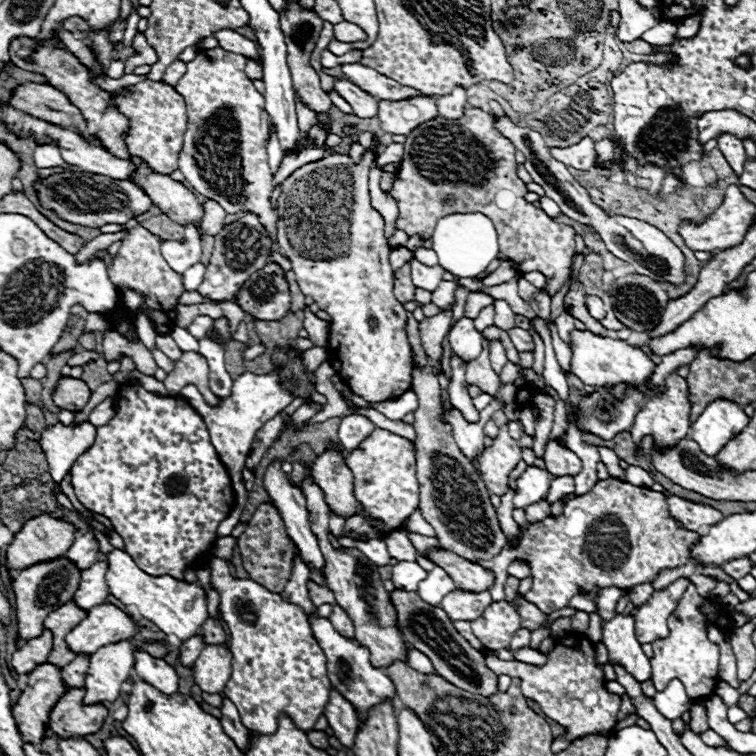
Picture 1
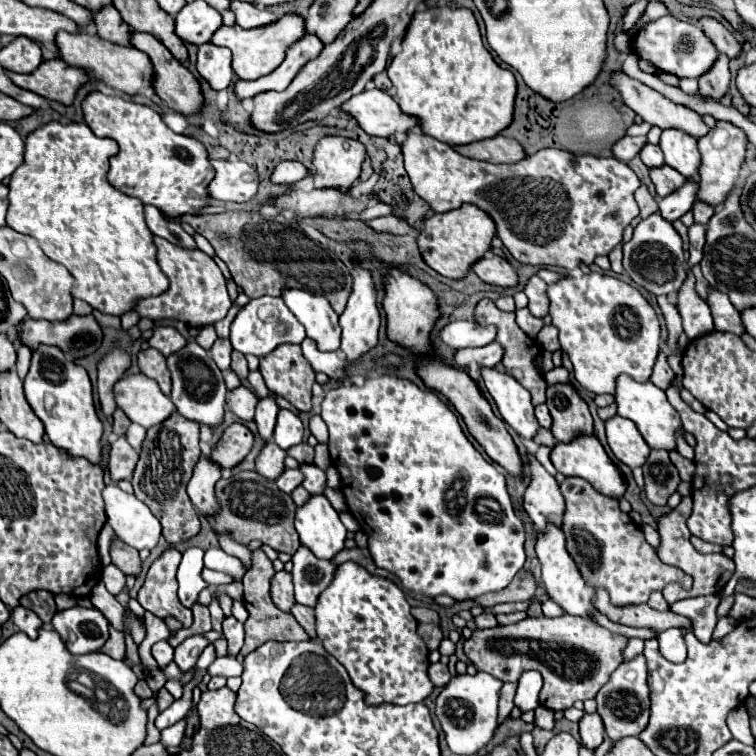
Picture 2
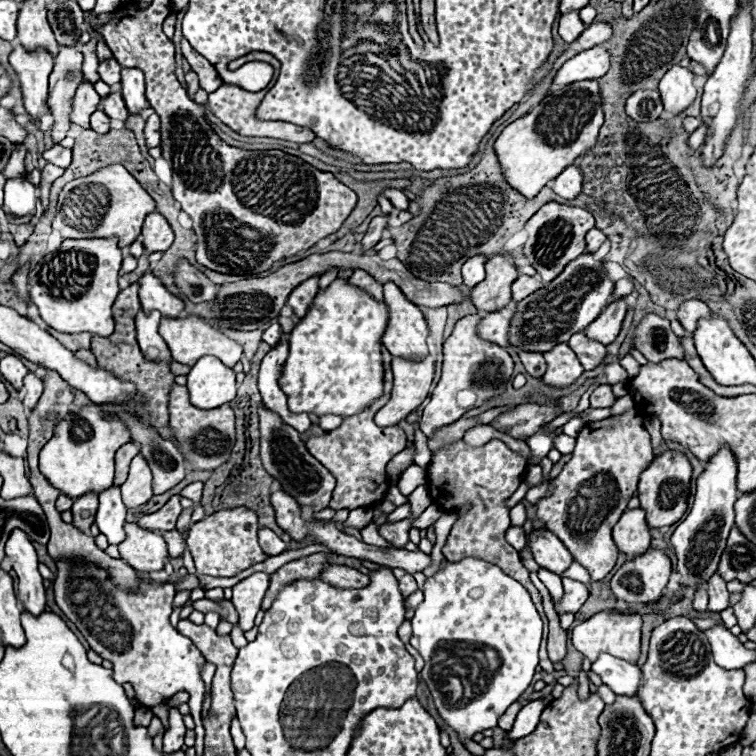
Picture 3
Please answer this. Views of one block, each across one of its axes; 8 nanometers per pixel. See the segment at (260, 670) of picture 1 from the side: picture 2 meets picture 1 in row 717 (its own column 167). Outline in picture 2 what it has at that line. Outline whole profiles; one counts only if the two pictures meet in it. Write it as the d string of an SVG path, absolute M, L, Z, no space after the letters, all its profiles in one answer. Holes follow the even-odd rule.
M154 236L154 244L158 250L156 252L158 266L170 280L170 288L160 296L140 298L140 302L136 302L134 306L134 312L154 322L156 320L180 320L190 328L202 328L202 326L210 326L222 320L226 312L230 310L232 300L228 296L226 280L218 264L198 248L182 248L172 242L166 242L160 236Z

